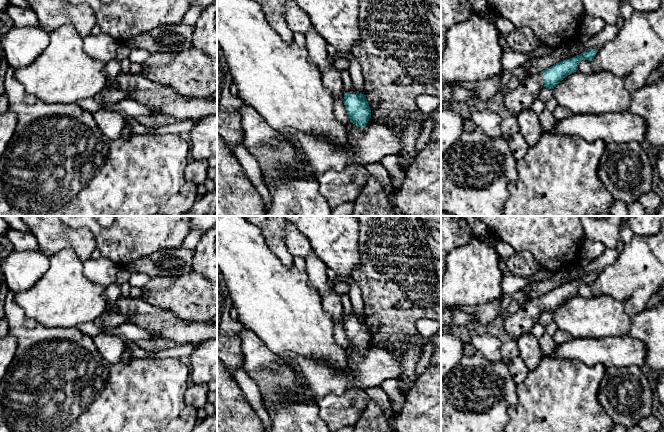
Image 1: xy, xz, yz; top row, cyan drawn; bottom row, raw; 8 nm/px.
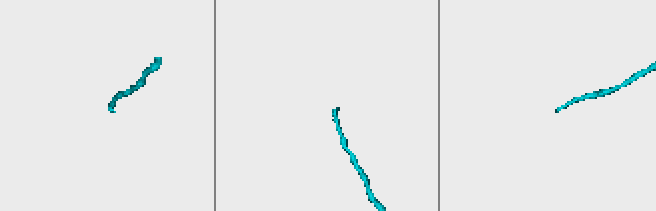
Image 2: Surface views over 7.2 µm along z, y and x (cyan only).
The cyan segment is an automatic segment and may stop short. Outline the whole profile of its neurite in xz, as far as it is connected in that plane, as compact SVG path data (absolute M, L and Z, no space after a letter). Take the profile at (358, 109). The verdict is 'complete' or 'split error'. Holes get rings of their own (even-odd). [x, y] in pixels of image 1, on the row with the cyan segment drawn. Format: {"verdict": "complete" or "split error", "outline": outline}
{"verdict": "split error", "outline": "M354 88L344 90L343 103L347 109L350 122L364 128L371 118L371 109L365 94L356 93Z"}

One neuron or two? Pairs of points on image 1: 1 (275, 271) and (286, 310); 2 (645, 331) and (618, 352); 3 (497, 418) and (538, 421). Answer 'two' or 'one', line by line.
1: one
2: two
3: two

